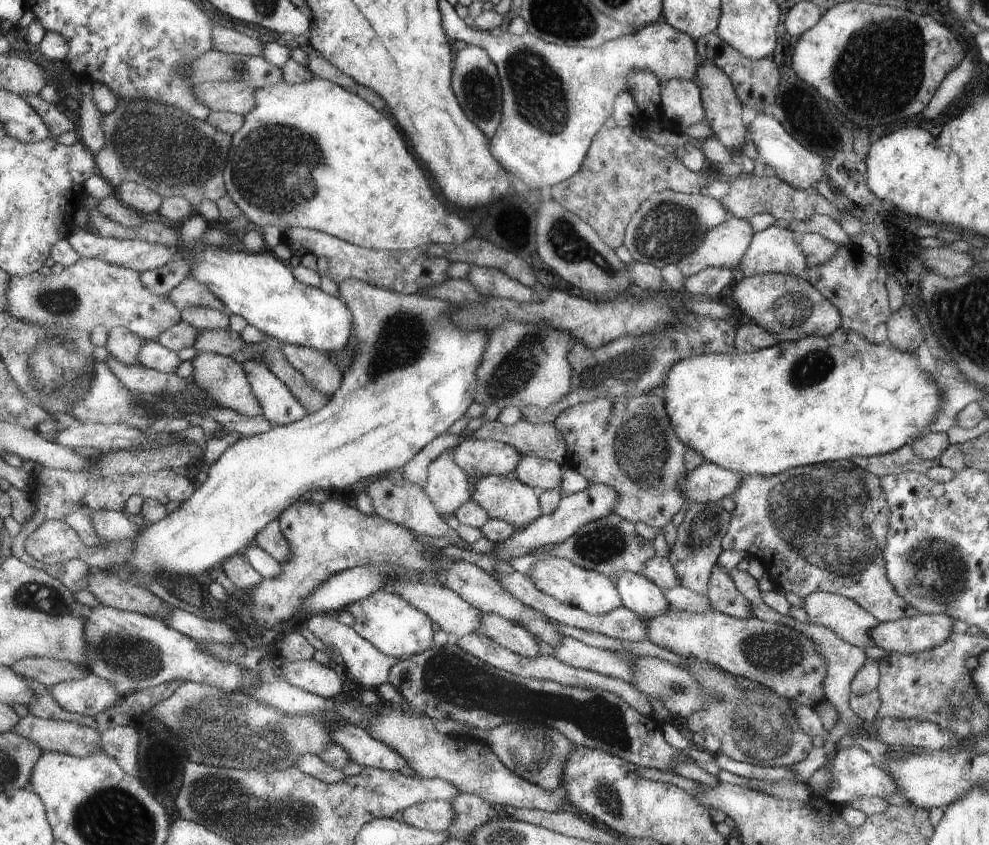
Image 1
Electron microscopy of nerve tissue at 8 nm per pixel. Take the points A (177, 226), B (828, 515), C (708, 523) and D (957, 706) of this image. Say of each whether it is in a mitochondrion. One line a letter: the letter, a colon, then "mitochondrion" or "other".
A: other
B: mitochondrion
C: mitochondrion
D: mitochondrion

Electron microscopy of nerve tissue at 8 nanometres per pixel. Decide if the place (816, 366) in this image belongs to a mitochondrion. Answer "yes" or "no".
yes

